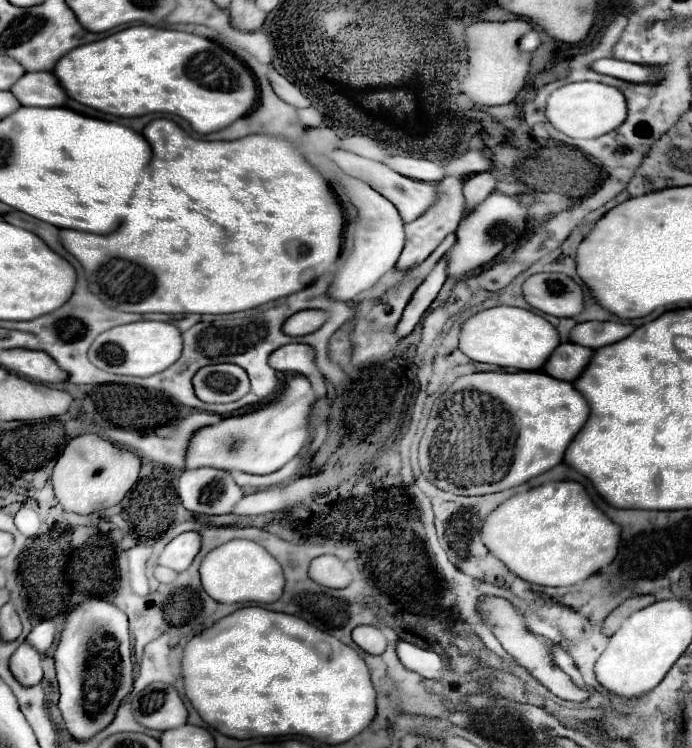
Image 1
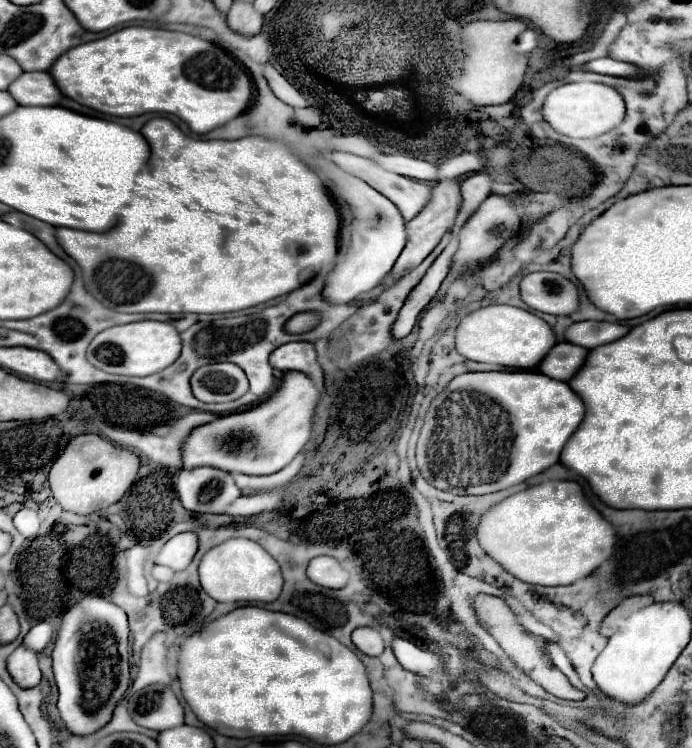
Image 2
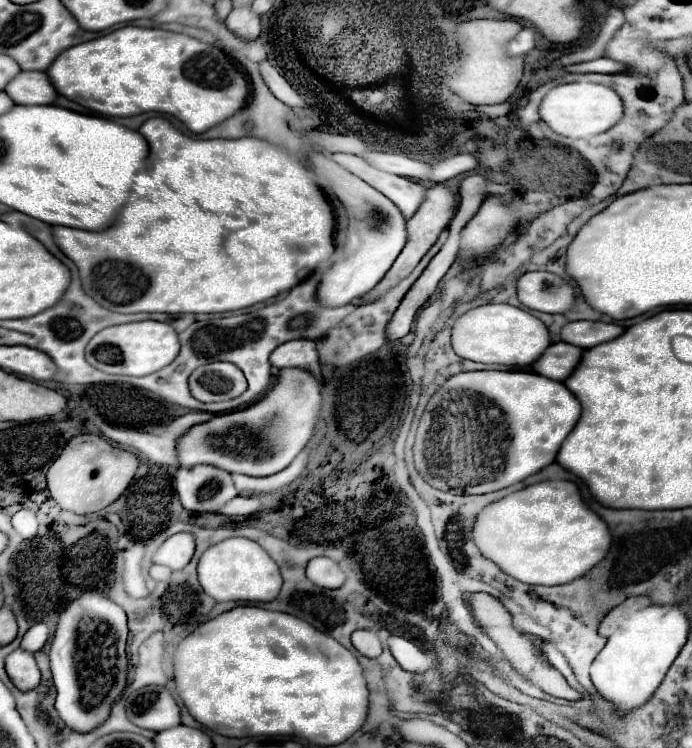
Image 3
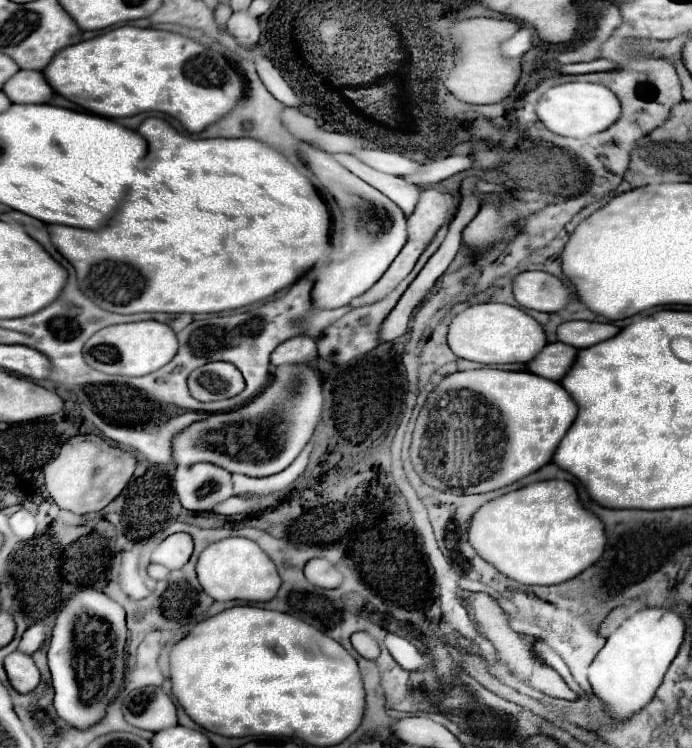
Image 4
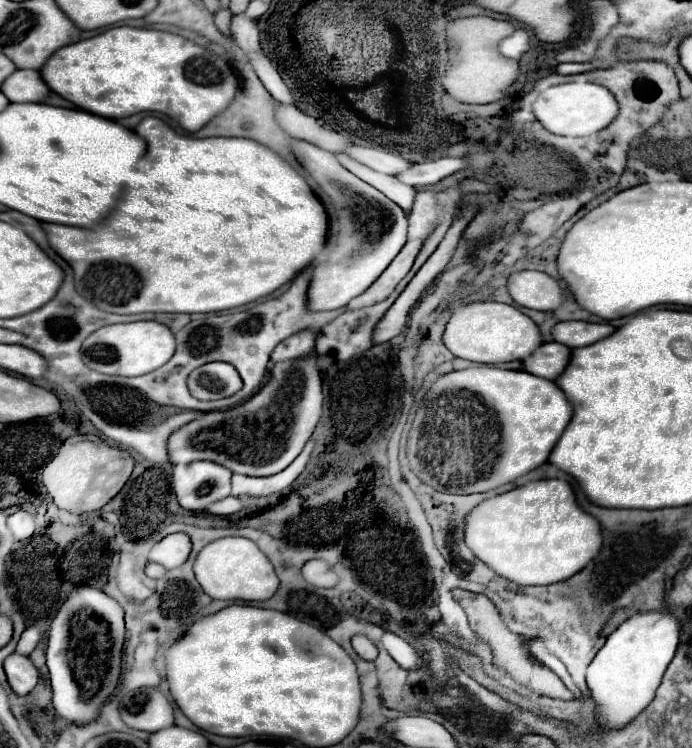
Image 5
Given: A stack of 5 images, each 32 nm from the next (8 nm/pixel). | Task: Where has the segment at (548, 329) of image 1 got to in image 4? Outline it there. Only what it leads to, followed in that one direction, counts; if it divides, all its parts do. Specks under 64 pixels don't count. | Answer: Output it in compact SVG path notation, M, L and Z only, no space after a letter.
M488 302L488 304L468 306L466 310L458 312L448 326L446 342L458 358L466 358L472 362L480 362L480 364L520 362L520 364L526 364L532 356L536 356L536 352L540 352L540 348L544 348L546 336L544 336L542 326L532 316L522 312L520 308Z

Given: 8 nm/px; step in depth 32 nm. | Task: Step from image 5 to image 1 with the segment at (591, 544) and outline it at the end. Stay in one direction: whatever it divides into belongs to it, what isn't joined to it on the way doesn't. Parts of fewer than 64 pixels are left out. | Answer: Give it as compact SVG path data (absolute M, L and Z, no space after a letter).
M544 482L492 510L480 528L480 538L518 578L540 586L572 586L612 562L620 530L594 506L580 482Z

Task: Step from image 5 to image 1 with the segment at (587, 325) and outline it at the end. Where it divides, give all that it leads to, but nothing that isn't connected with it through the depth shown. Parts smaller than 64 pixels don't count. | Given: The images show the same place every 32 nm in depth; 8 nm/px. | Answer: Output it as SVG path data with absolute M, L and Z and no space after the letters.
M580 322L570 330L570 342L588 346L592 350L614 344L634 332L632 324L622 322Z

